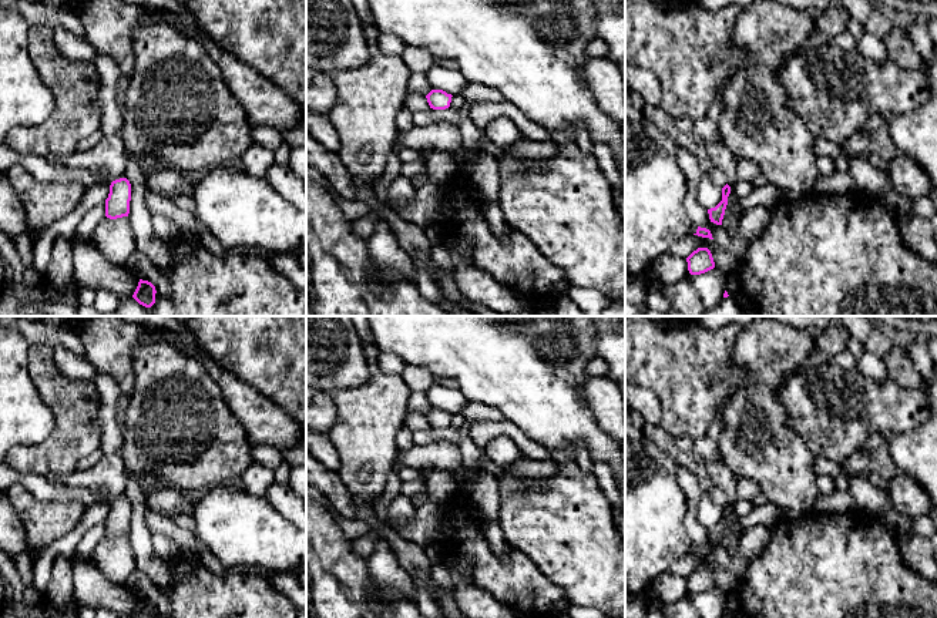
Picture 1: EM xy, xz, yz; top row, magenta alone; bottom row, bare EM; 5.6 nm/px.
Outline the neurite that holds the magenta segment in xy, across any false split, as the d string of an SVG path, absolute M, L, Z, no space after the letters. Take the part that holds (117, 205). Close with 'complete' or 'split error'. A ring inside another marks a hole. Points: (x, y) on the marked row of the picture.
M120 130L111 135L103 135L101 141L87 152L77 151L60 159L58 165L107 174L112 182L105 199L105 216L110 219L128 216L131 184L125 178L125 145Z; split error

